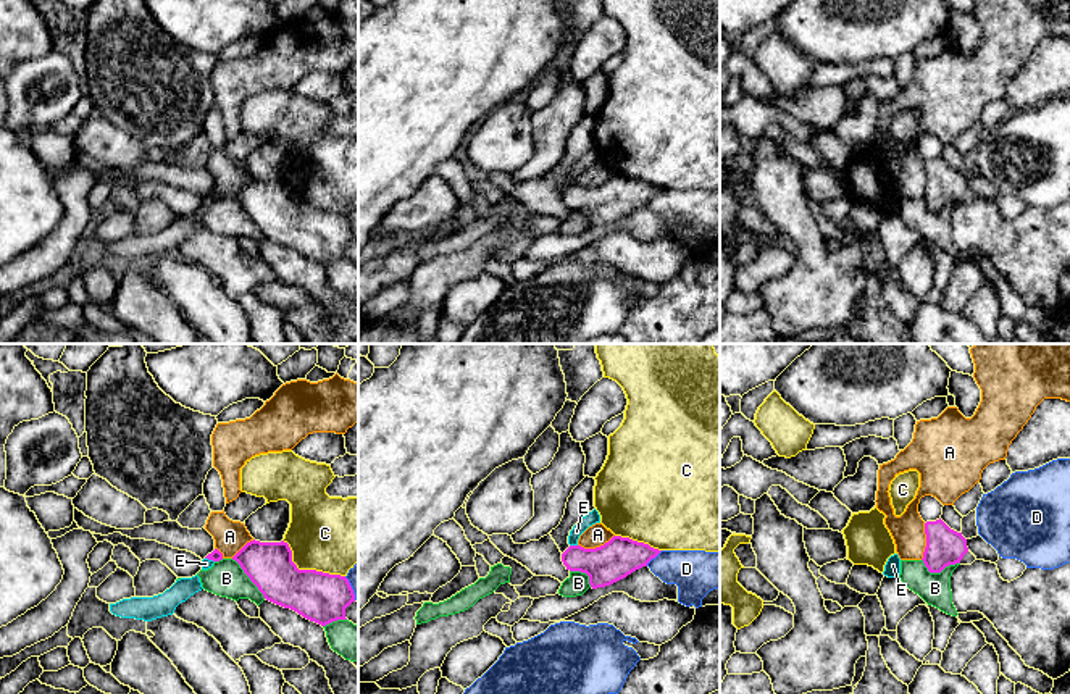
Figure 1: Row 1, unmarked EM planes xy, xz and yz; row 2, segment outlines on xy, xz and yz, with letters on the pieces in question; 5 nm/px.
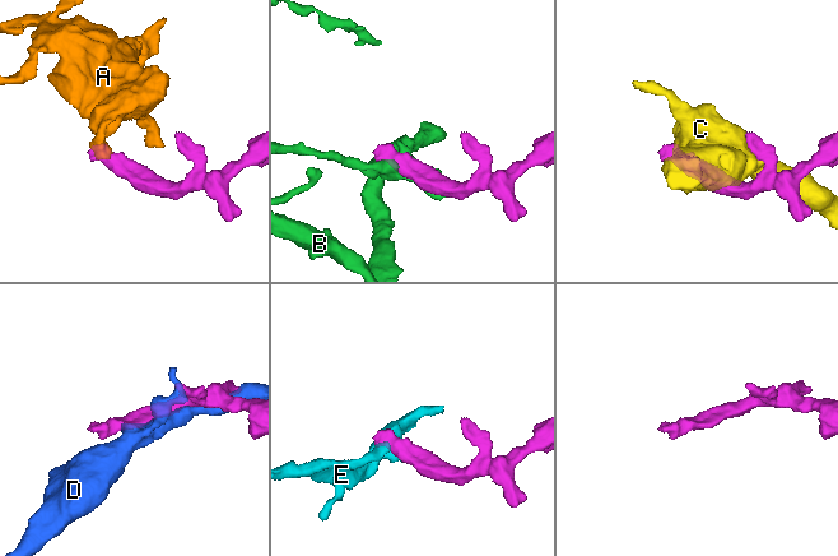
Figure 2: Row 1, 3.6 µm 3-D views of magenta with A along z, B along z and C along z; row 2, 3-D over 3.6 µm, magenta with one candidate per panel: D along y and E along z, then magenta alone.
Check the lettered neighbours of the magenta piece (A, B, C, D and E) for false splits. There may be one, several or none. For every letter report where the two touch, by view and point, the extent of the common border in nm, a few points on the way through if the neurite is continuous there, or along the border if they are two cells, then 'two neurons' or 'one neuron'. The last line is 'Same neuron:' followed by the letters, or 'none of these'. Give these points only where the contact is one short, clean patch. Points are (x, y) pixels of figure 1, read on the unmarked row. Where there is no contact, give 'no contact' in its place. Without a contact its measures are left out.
A: meets magenta in xz at (596, 186); contact 190 nm long; border along xz (614, 173), (594, 186), (578, 184); two neurons
B: meets magenta in yz at (938, 210); contact 190 nm long; two neurons
C: meets magenta in xy at (307, 209); contact 360 nm long; two neurons
D: meets magenta in xz at (654, 196); contact 120 nm long; two neurons
E: meets magenta in xz at (573, 184); contact 40 nm long; border along xz (570, 183), (576, 184); two neurons
Same neuron: none of these

